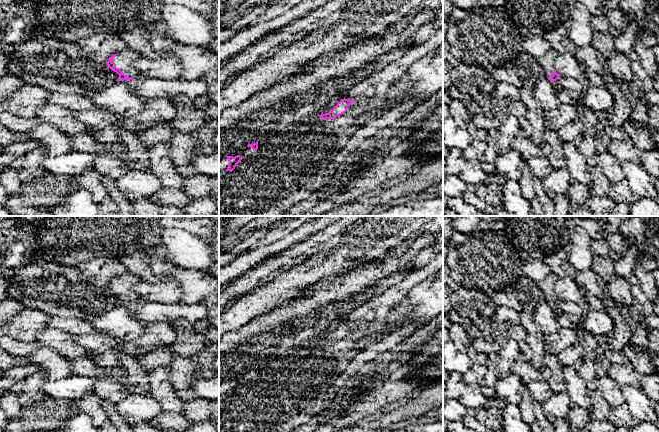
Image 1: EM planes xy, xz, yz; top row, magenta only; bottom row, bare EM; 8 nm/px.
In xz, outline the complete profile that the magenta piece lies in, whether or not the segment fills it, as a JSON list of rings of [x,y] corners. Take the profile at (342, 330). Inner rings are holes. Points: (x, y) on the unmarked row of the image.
[[[342,323],[331,335],[319,339],[319,341],[322,343],[333,343],[337,340],[340,340],[344,338],[347,335],[348,331],[355,325],[356,324]]]

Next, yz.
[[[549,273],[543,280],[538,283],[539,288],[543,291],[546,301],[552,306],[560,302],[560,299],[554,292],[554,285],[558,281],[558,278],[553,273]]]

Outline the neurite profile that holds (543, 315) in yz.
[[[547,301],[540,303],[532,314],[546,339],[556,341],[559,338],[561,326],[554,316],[554,306]]]

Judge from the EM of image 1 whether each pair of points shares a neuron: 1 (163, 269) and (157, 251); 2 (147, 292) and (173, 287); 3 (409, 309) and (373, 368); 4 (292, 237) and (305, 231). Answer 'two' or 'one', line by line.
1: one
2: one
3: two
4: one

